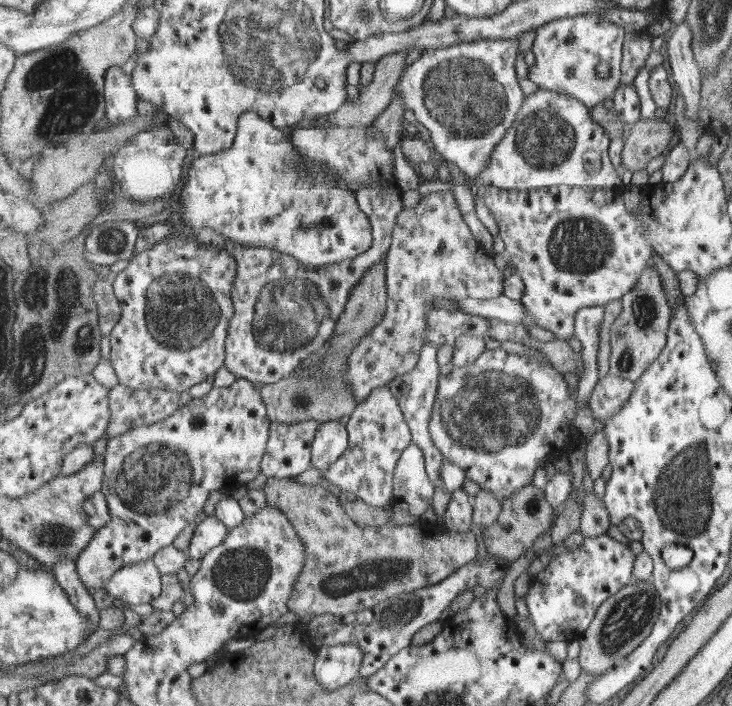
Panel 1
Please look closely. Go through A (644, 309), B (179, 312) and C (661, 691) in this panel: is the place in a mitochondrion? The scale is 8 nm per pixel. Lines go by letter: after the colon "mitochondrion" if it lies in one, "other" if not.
A: mitochondrion
B: mitochondrion
C: other

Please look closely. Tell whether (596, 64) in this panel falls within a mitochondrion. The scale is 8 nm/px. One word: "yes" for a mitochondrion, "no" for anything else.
no

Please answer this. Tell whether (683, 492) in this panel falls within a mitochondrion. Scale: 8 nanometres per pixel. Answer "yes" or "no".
yes

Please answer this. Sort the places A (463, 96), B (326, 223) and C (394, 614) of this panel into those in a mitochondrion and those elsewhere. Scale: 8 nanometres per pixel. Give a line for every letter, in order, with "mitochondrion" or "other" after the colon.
A: mitochondrion
B: other
C: mitochondrion

